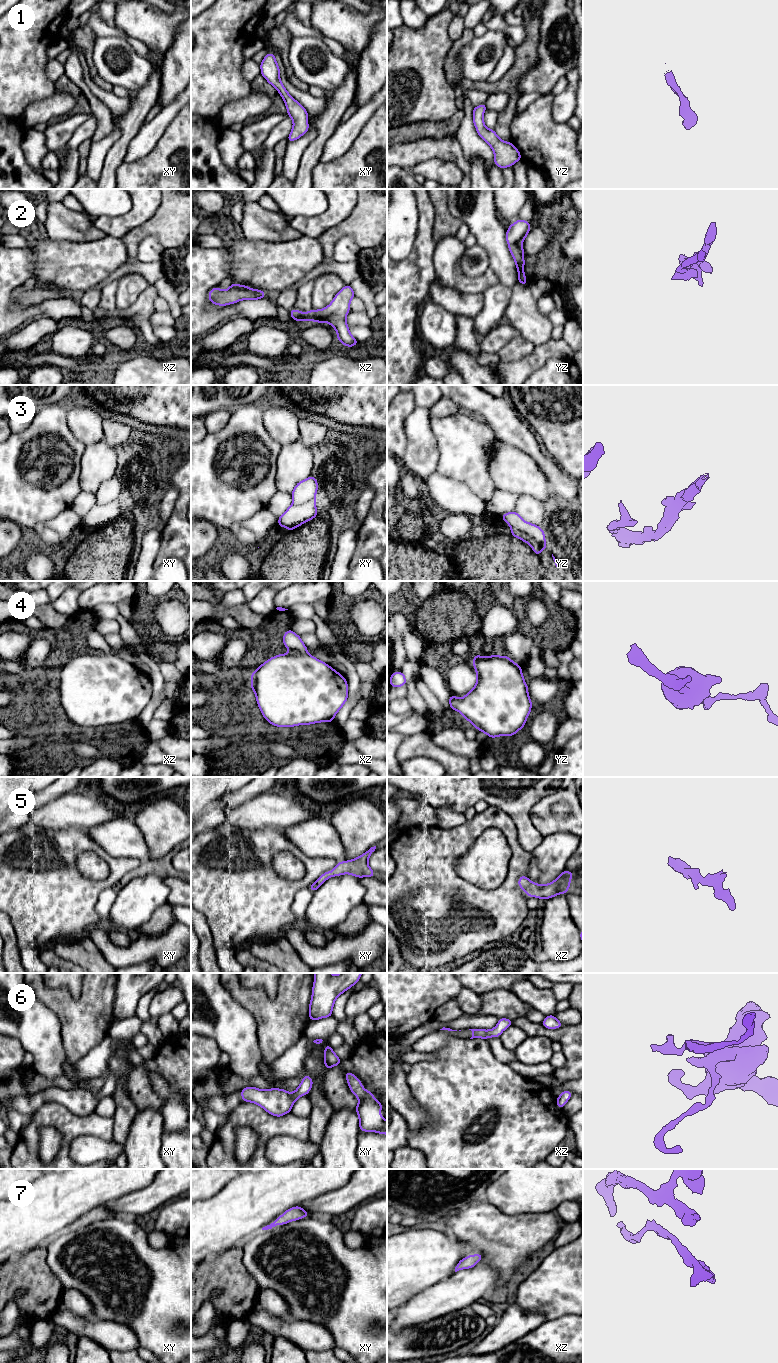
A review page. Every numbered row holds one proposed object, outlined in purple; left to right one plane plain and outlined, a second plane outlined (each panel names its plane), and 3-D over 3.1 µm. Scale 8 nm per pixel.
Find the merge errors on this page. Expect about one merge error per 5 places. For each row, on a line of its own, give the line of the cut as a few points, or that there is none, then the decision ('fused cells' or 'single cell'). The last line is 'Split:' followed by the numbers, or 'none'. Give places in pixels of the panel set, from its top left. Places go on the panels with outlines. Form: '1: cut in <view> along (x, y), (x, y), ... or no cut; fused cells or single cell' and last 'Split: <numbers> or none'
1: no cut; single cell
2: cut in xz along (315, 310), (317, 322); fused cells
3: cut in yz along (511, 526), (528, 534), (541, 549); fused cells
4: no cut; single cell
5: no cut; single cell
6: no cut; single cell
7: no cut; single cell
Split: 2, 3

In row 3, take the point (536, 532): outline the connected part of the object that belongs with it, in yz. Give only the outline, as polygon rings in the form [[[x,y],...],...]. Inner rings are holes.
[[[522,518],[519,521],[513,521],[508,525],[510,527],[515,527],[522,533],[526,533],[531,536],[538,543],[541,549],[548,549],[545,540],[545,533],[540,526],[526,522]]]

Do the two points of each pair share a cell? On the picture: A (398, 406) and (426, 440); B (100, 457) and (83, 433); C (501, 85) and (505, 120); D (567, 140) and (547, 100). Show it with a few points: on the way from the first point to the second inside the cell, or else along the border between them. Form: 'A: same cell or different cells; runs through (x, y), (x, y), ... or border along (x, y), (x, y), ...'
A: different cells; border along (416, 406), (405, 418), (405, 439)
B: different cells; border along (103, 439), (86, 446)
C: same cell; runs through (510, 92), (512, 94), (512, 104), (509, 111)
D: same cell; runs through (557, 130), (547, 120), (547, 110)

